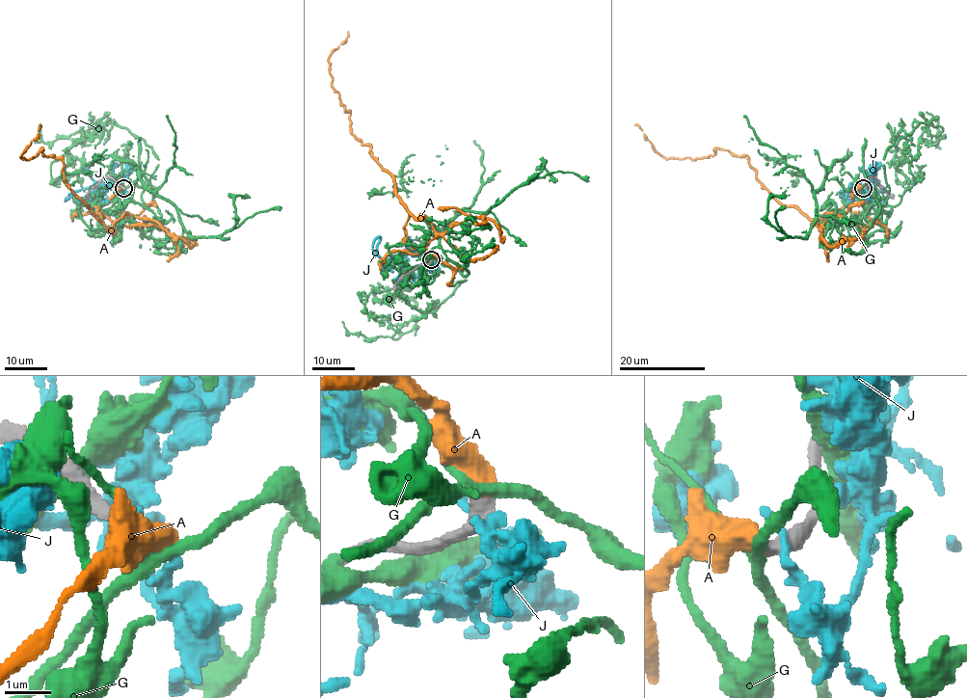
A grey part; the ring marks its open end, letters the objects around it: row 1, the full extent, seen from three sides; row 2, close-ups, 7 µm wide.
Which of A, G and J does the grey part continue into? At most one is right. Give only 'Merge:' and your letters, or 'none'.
Merge: A

